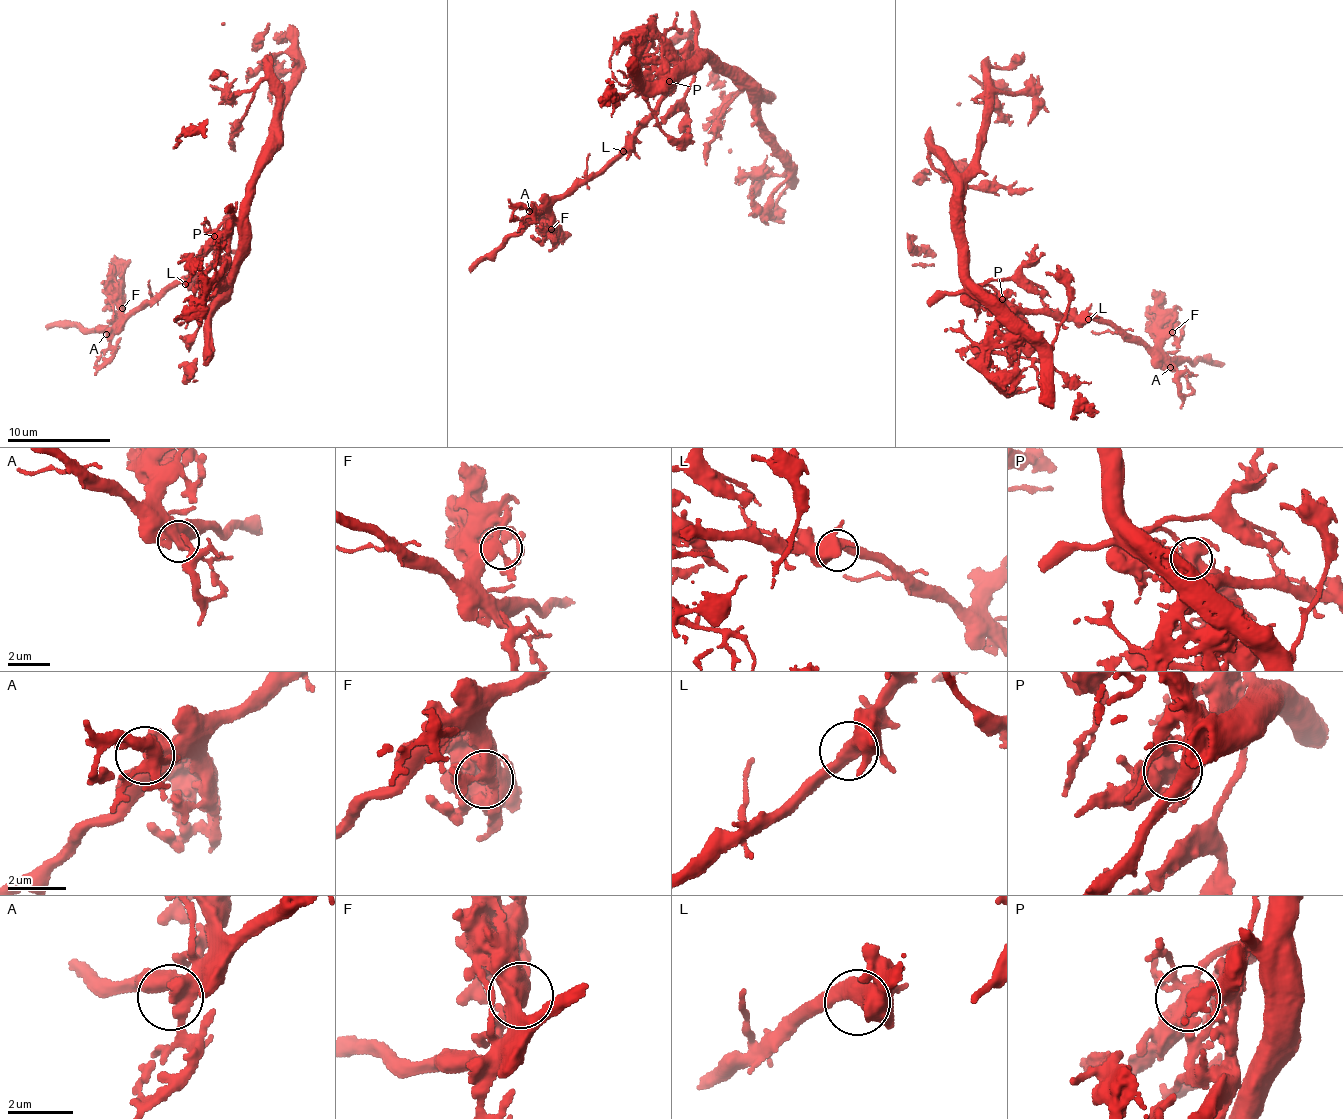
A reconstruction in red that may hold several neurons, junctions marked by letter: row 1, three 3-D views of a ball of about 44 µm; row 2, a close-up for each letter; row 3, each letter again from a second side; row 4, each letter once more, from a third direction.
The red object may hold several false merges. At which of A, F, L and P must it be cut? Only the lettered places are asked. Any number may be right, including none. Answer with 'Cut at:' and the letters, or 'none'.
Cut at: P

